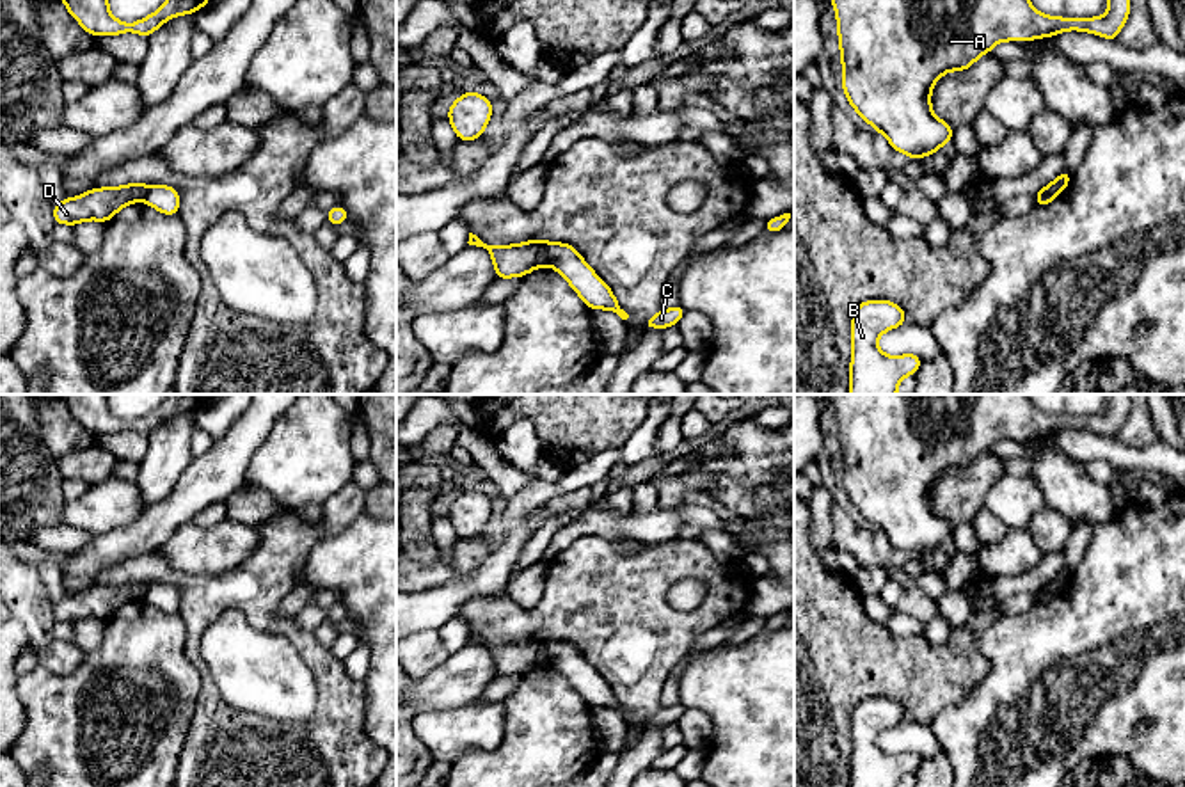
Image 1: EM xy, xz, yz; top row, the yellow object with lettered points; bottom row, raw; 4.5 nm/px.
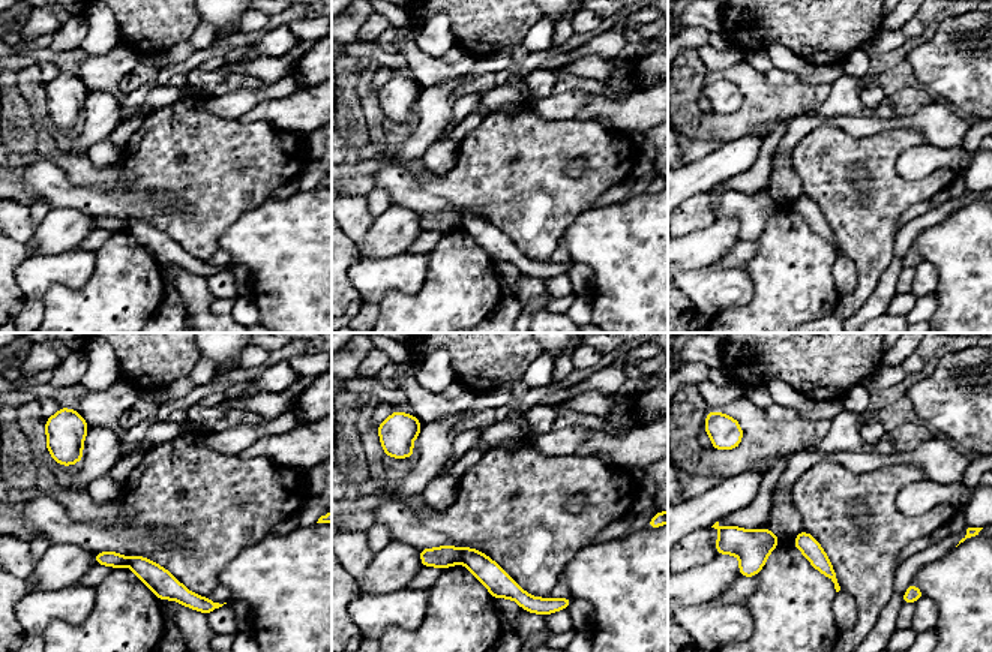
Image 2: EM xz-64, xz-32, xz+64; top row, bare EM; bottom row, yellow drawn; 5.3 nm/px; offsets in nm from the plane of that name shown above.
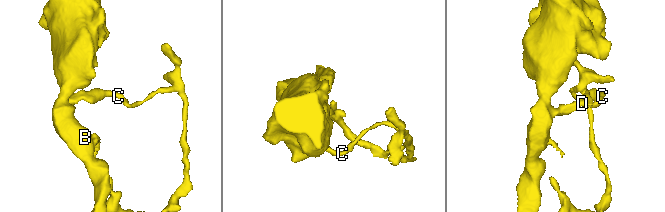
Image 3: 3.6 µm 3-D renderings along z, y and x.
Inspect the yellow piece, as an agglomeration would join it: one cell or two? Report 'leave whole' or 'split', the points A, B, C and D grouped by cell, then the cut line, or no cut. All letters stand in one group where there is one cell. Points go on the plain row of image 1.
split; groups A B D / C; cut xz (542, 640), (549, 661)

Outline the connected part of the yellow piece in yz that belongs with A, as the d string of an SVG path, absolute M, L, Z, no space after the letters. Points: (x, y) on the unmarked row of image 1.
M831 394L831 403L837 412L837 428L840 442L840 458L842 458L842 487L847 494L849 503L867 519L876 529L883 531L890 544L904 551L908 556L924 556L931 551L936 551L945 540L952 538L952 526L949 521L938 517L931 508L931 487L940 474L947 469L965 469L968 467L981 453L991 451L991 446L1002 439L1034 439L1038 435L1052 435L1066 428L1082 428L1091 430L1107 437L1116 439L1119 428L1128 417L1130 412L1130 394L1107 394L1109 409L1098 416L1057 416L1045 414L1038 410L1027 394Z

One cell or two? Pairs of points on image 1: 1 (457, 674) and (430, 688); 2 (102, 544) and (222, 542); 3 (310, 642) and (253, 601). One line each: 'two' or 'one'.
1: one
2: two
3: one

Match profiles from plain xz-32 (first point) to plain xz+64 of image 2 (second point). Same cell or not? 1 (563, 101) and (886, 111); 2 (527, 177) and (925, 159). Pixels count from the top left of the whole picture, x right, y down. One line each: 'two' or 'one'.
1: one
2: two

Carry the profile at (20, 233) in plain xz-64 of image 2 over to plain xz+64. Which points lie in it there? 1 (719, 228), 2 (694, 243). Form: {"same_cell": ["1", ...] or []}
{"same_cell": []}

